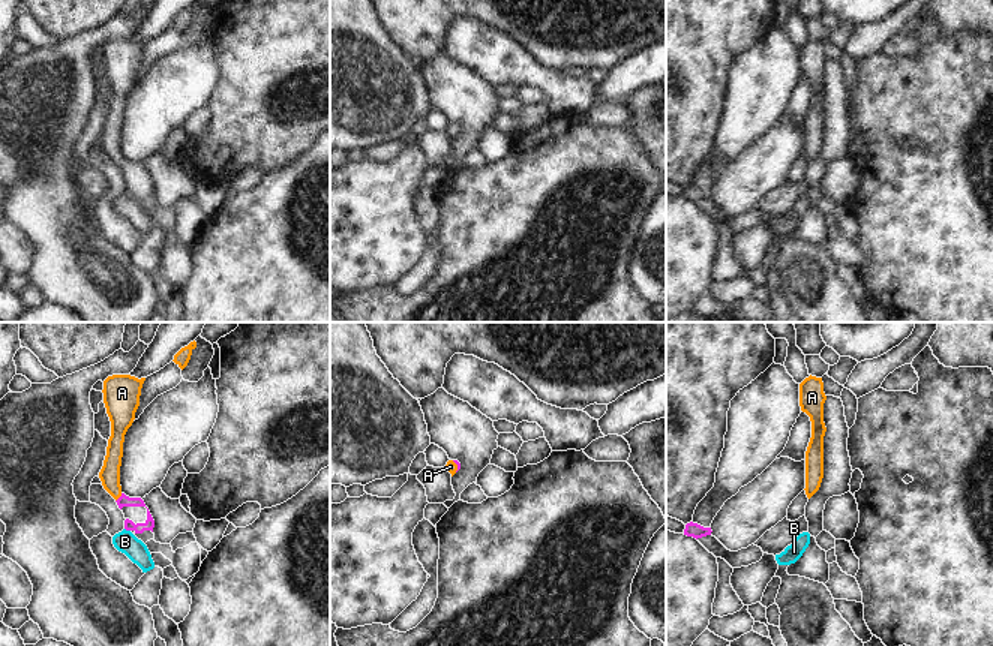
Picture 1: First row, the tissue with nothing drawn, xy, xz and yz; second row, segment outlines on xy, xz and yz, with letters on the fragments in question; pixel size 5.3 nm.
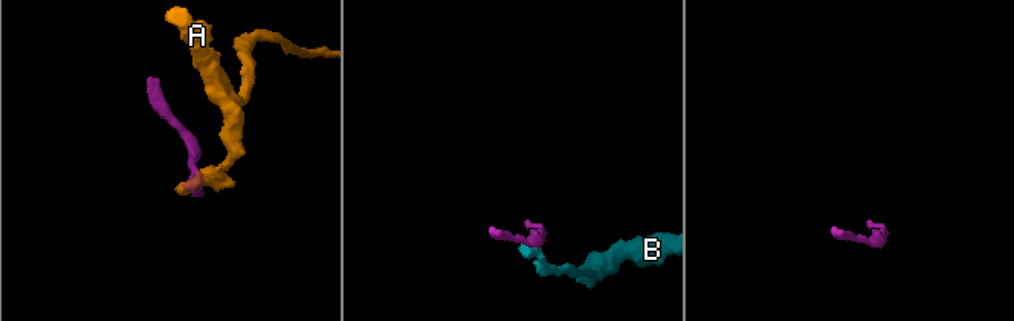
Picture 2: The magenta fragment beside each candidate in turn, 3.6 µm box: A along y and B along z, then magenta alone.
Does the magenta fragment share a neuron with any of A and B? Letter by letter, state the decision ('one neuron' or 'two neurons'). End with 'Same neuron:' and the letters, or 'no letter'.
A: one neuron
B: two neurons
Same neuron: A

